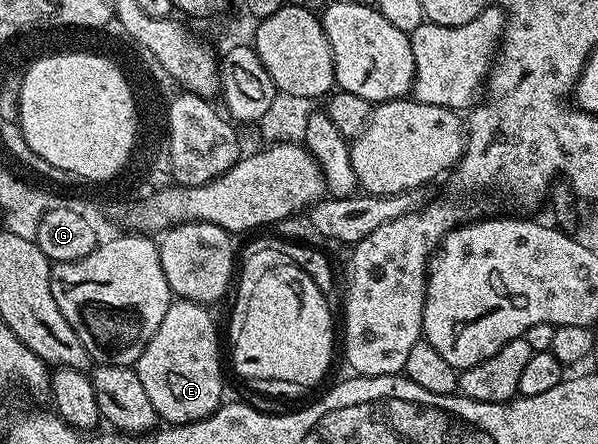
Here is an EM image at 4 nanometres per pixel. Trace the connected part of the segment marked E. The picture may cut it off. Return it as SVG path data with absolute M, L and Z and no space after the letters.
M174 300L167 311L167 315L163 315L163 323L159 323L159 331L155 331L155 335L151 335L151 339L147 343L143 355L139 355L135 366L139 383L143 383L143 391L147 391L147 399L151 399L151 407L155 407L158 418L169 425L186 425L192 421L210 417L210 415L217 412L223 404L223 398L221 398L221 357L223 361L223 353L222 350L221 353L217 350L217 325L213 322L212 315L205 309L208 308L206 308L204 304L195 301Z

